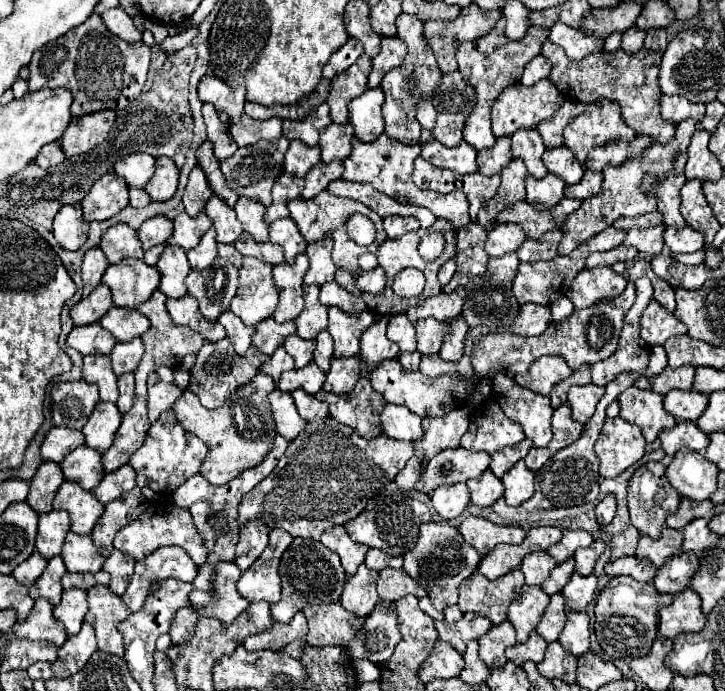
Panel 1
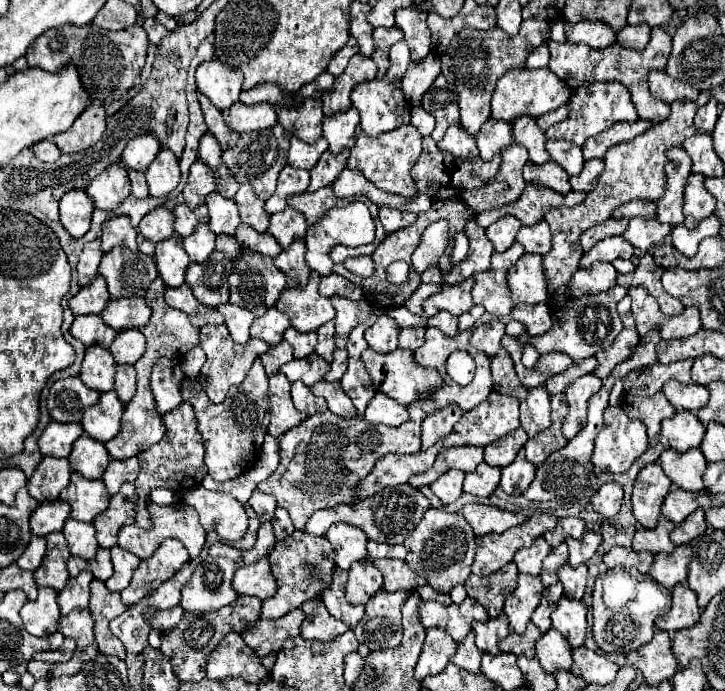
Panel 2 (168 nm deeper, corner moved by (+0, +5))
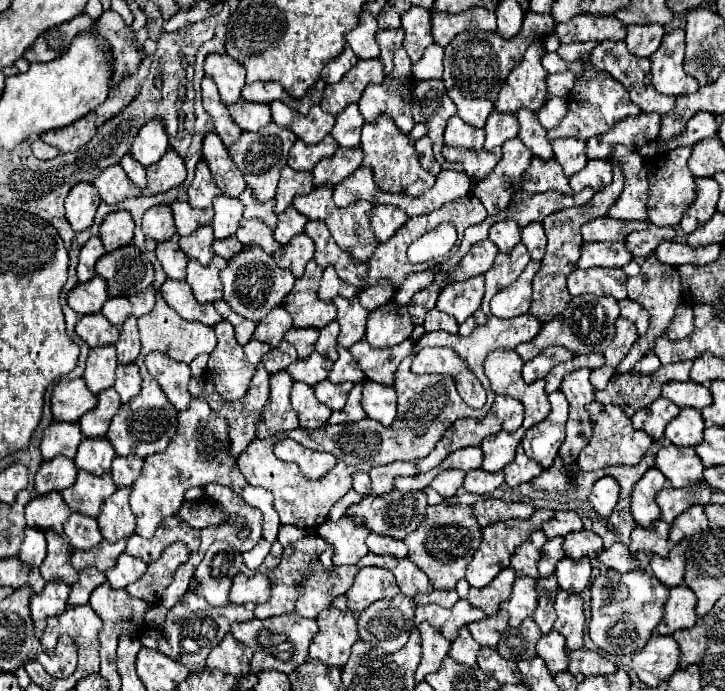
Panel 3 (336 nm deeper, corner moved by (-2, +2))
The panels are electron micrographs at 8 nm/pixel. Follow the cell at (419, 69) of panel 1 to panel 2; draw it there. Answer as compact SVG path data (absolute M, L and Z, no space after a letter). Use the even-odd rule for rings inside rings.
M414 4L396 12L396 26L404 32L404 40L410 46L412 60L424 60L430 52L430 28L426 26L426 12Z

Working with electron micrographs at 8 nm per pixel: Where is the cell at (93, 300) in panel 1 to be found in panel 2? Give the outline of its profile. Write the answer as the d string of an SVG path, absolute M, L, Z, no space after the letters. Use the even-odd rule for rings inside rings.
M96 274L96 278L88 286L80 288L80 292L68 300L68 306L74 312L74 316L80 316L80 314L100 314L108 302L110 294L106 288L106 280L102 280L102 276Z

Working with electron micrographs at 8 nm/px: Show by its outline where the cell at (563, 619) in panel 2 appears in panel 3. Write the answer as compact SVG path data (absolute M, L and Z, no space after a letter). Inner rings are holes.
M558 589L554 609L556 609L556 615L558 615L554 629L564 635L568 651L580 649L582 637L584 637L584 621L586 621L584 609L582 609L582 597Z

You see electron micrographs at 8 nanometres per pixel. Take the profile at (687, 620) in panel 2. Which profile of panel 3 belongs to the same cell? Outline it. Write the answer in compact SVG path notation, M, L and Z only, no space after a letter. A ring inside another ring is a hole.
M678 585L670 589L670 597L666 603L666 613L662 623L656 627L660 635L672 635L678 629L694 627L698 617L696 617L696 595L690 587Z

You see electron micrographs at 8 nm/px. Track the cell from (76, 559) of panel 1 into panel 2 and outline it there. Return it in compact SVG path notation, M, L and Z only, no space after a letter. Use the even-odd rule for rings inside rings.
M68 518L62 534L66 536L70 552L74 556L90 560L94 556L94 552L98 550L98 542L96 542L96 536L94 536L96 530L94 530L92 524L82 524L74 518Z

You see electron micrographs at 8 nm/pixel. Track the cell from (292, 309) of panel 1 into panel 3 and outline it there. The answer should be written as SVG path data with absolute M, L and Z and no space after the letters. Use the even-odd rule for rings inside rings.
M300 233L300 235L292 237L292 241L288 245L280 247L274 253L274 259L276 259L278 267L290 269L292 275L296 279L300 279L304 275L306 263L312 259L312 255L314 255L314 243L312 243L312 239L306 233Z

